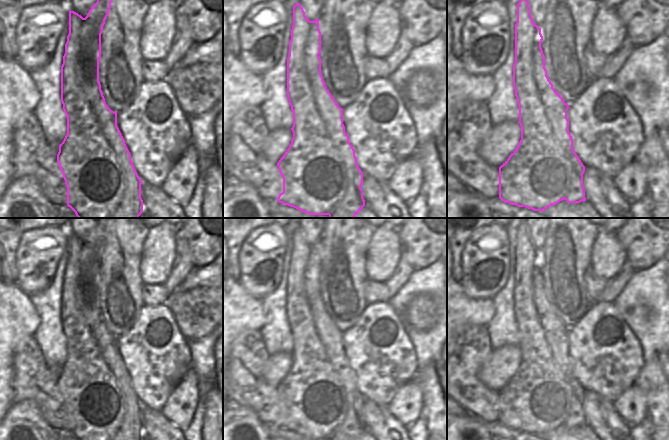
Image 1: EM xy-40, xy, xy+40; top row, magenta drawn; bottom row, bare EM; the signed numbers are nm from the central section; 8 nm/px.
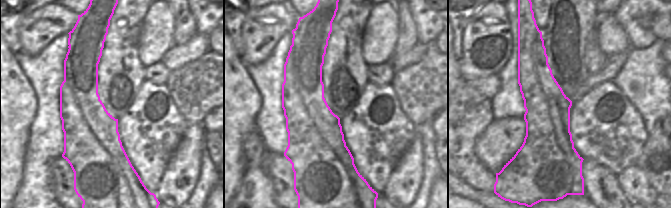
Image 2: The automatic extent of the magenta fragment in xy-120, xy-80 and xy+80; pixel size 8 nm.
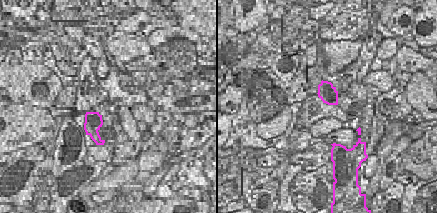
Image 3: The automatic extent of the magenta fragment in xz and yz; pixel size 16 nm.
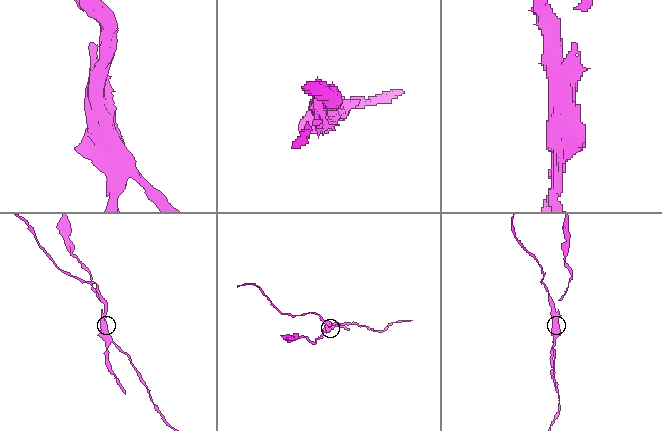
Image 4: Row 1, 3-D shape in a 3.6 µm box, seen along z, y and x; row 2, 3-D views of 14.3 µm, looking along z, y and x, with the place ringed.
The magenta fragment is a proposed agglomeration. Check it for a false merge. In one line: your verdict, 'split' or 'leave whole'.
split

